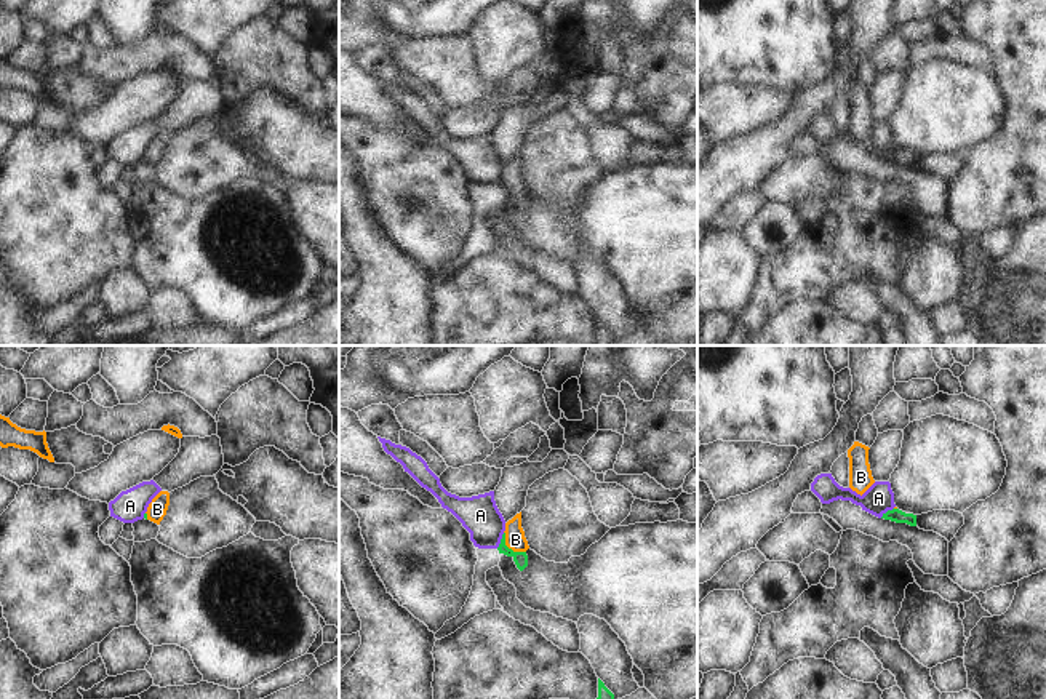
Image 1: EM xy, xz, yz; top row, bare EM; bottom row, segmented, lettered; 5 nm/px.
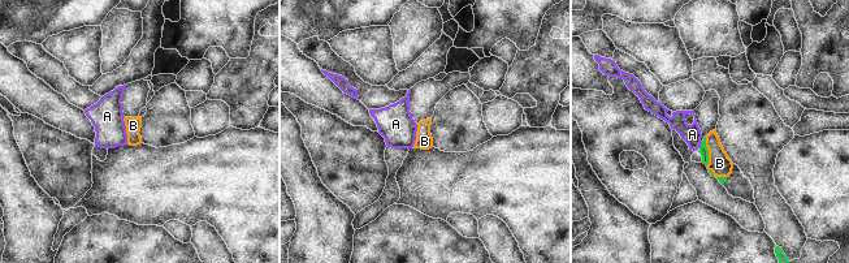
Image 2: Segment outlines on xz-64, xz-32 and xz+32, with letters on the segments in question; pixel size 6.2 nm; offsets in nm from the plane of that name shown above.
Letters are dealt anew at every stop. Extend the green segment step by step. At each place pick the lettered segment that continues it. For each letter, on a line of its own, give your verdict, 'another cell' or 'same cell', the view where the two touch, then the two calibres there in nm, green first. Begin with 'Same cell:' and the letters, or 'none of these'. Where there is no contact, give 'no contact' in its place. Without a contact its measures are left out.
Same cell: B
A: another cell; meets green in xz; 70 nm thick on the green side, 190 nm on the other
B: same cell; meets green in xz; 70 nm thick on the green side, 100 nm on the other

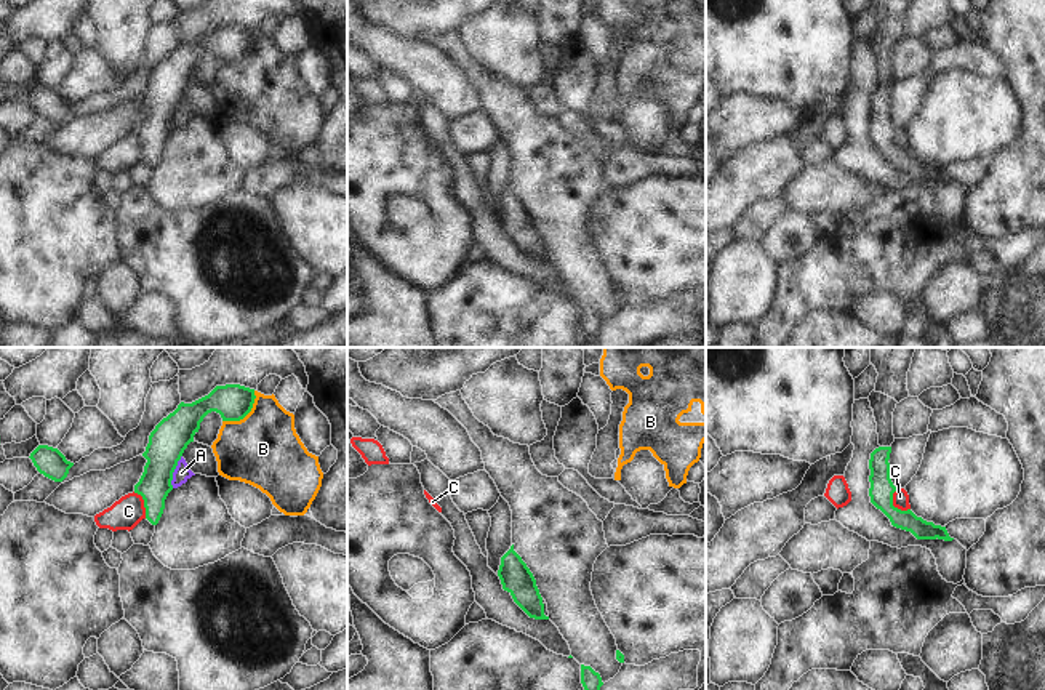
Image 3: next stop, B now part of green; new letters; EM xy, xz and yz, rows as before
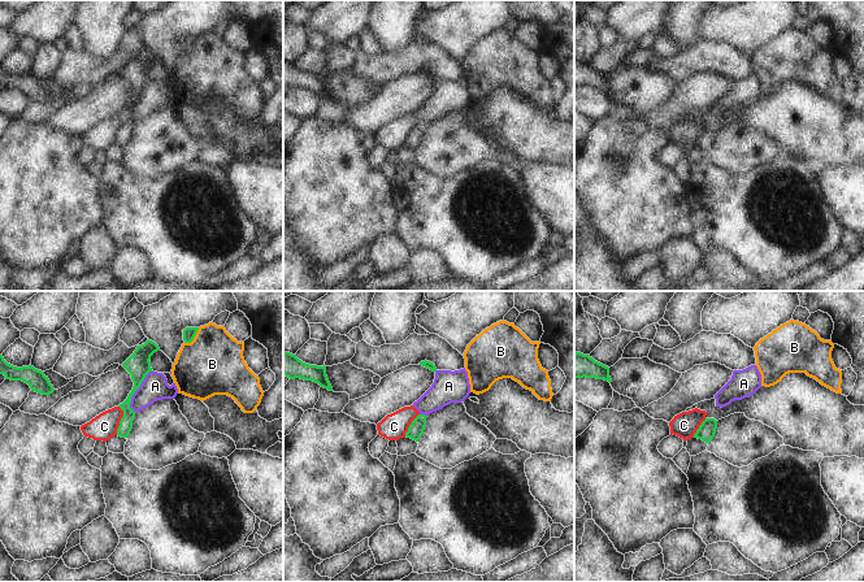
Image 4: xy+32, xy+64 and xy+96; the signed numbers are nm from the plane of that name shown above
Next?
Same cell: none of these
A: another cell; meets green in xy; 190 nm thick on the green side, 80 nm on the other
B: another cell; meets green in xy; 180 nm thick on the green side, 360 nm on the other
C: another cell; meets green in yz; 120 nm thick on the green side, 80 nm on the other

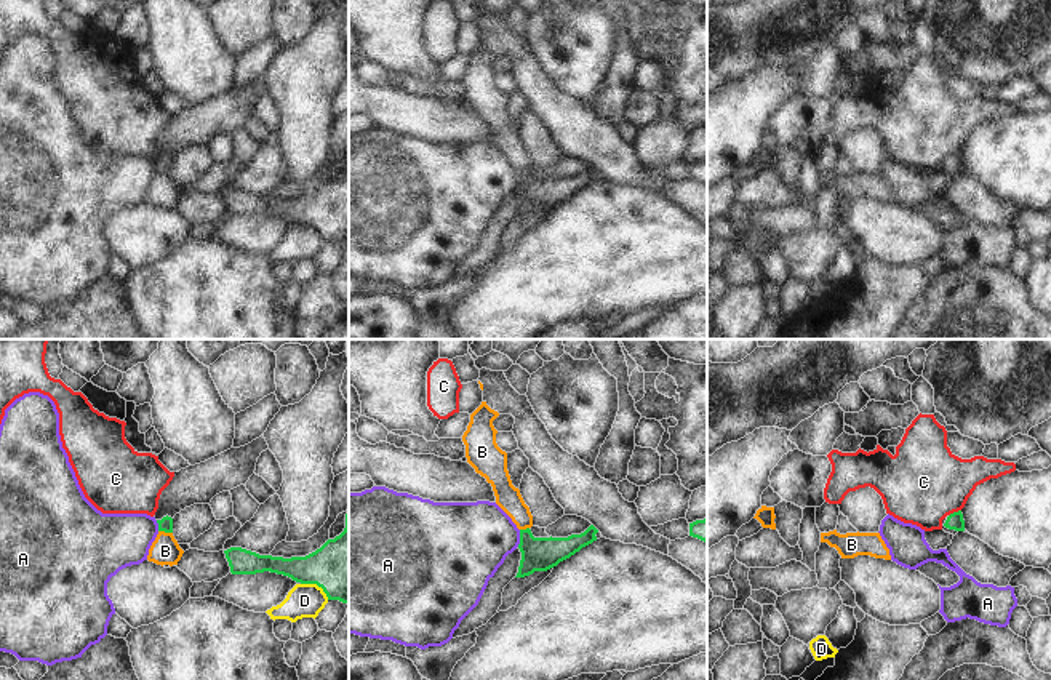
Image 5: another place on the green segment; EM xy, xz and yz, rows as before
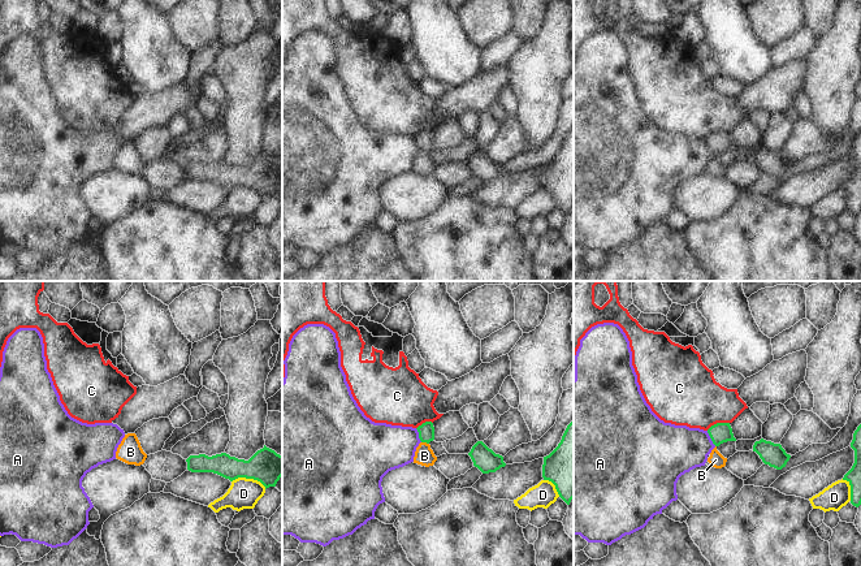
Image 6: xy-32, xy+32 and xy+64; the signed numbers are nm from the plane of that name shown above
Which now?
Same cell: none of these
A: another cell; meets green in xz; 180 nm thick on the green side, 380 nm on the other
B: another cell; meets green in xy; 70 nm thick on the green side, 140 nm on the other
C: another cell; meets green in yz; 80 nm thick on the green side, 400 nm on the other
D: another cell; meets green in xy; 320 nm thick on the green side, 180 nm on the other

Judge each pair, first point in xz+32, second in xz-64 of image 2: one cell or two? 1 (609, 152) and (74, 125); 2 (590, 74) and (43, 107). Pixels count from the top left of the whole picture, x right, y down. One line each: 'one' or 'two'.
1: two
2: one

